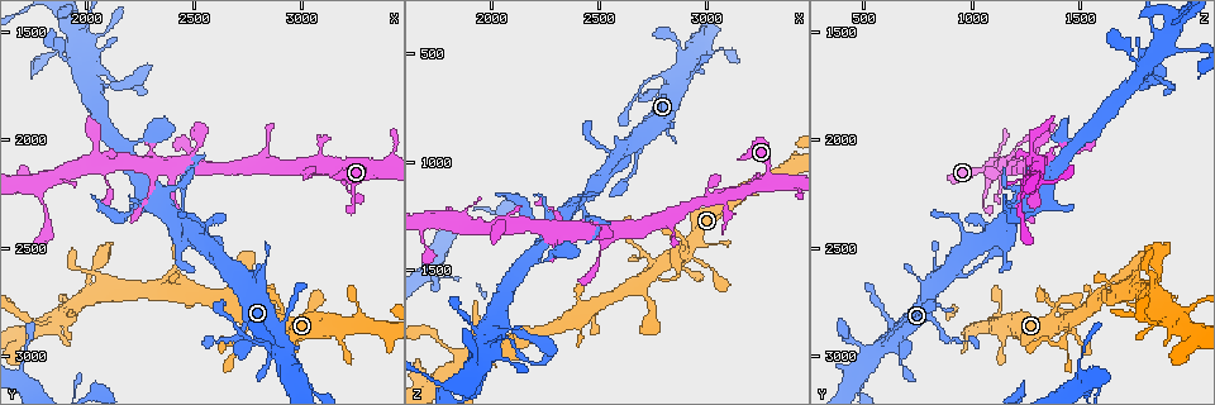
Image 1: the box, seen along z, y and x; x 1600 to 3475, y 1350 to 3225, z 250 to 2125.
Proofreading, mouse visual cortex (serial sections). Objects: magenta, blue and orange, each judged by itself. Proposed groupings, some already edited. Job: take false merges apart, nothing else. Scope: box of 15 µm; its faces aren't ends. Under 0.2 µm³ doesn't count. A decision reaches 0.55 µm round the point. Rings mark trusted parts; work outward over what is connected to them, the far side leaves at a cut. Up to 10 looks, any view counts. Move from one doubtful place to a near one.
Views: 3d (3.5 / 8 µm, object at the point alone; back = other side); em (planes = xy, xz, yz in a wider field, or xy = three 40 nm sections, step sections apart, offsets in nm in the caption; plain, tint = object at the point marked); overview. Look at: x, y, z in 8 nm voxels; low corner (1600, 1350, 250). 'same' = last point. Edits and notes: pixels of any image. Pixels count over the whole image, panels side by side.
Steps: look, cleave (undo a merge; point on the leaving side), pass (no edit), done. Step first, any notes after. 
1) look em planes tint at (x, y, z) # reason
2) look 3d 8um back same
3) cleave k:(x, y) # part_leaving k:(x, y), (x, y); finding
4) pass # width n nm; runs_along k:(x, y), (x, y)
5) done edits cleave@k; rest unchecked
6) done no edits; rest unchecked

look 3d 3.5um at (3010, 3110, 480) # sudden change in width

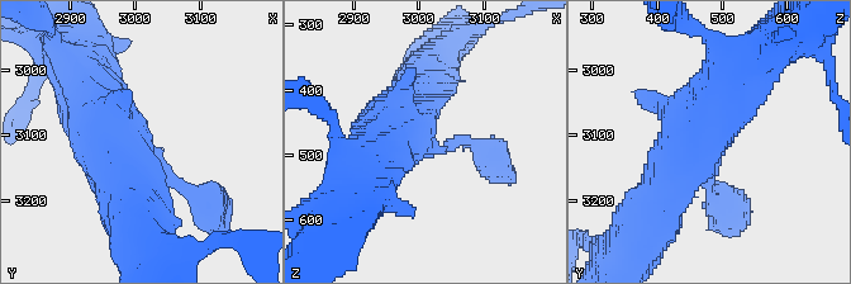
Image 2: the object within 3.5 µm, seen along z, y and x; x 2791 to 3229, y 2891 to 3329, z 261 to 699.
look em xy step 5 tint at (3000, 3105, 480) # shape alone is not enough

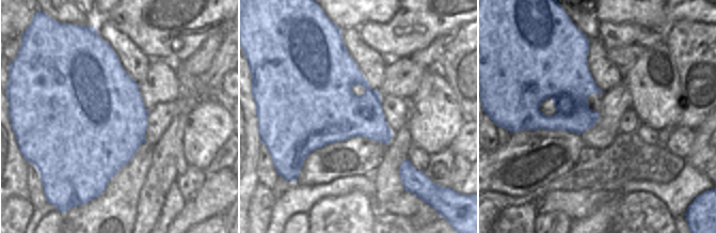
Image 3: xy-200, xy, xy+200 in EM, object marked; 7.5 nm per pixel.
pass # continuous, no second cell

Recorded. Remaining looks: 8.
look 3d 8um at (2250, 2300, 1300) # branch point

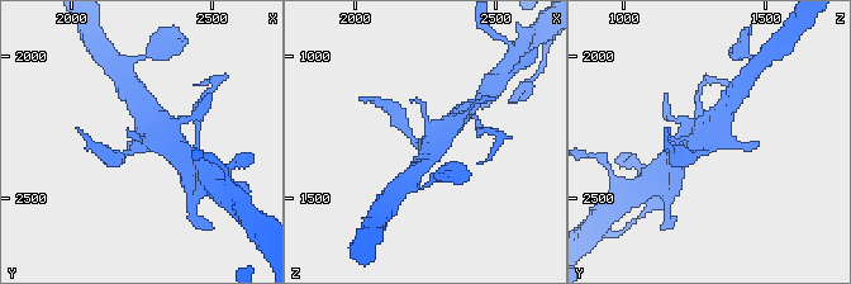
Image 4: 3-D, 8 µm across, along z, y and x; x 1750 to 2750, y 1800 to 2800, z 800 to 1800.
look em xy step 3 tint at (2250, 2290, 1300) # need the tissue

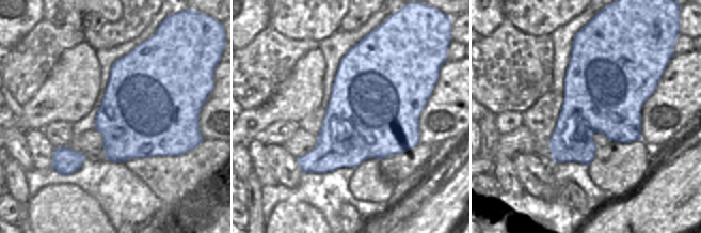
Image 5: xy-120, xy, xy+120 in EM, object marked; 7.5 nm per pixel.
pass # continuous, no second cell

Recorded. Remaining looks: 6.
look 3d 3.5um at (2280, 1980, 1430) # sudden change in width

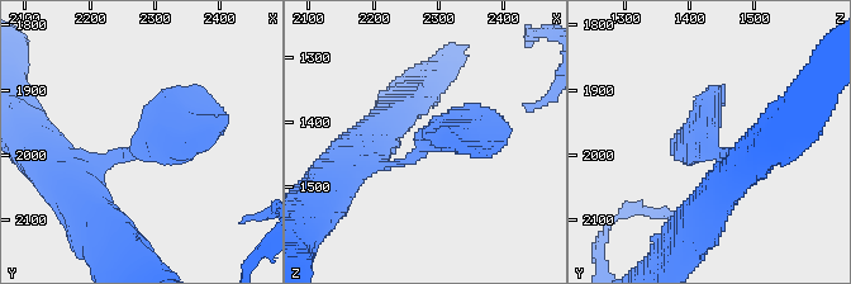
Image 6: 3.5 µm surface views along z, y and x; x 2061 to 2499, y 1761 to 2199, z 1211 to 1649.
look em xy step 5 tint at (2285, 1985, 1430)

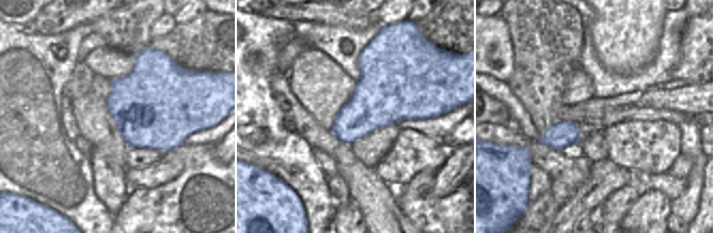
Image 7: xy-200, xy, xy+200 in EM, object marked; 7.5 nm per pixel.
pass # runs_along 6:(717, 194), (713, 112); all the same cell

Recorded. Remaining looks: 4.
look 3d 3.5um at (2000, 1480, 1850) # thick turns thin

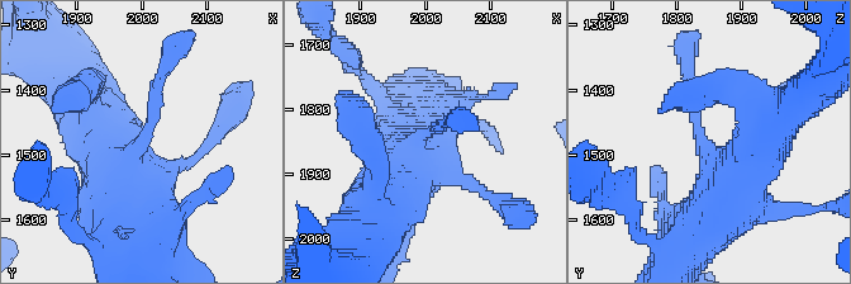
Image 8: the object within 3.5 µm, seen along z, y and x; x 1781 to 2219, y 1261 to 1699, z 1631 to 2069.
look em xy step 3 tint at (2000, 1480, 1835) # arm_widths 150, 800 nm

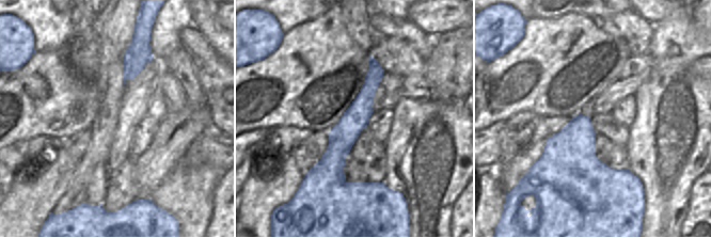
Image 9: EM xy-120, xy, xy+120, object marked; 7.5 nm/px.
pass # runs_along 8:(129, 214), (129, 156), (167, 64); one cell here

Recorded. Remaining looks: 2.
done no edits; rest unchecked

